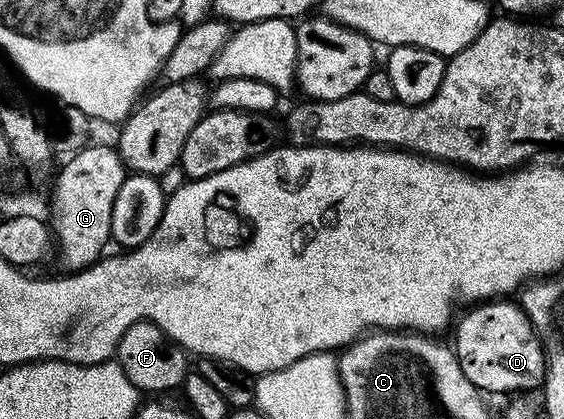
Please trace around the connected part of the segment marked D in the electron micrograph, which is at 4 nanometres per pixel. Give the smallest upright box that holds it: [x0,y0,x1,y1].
[452,299,546,395]

